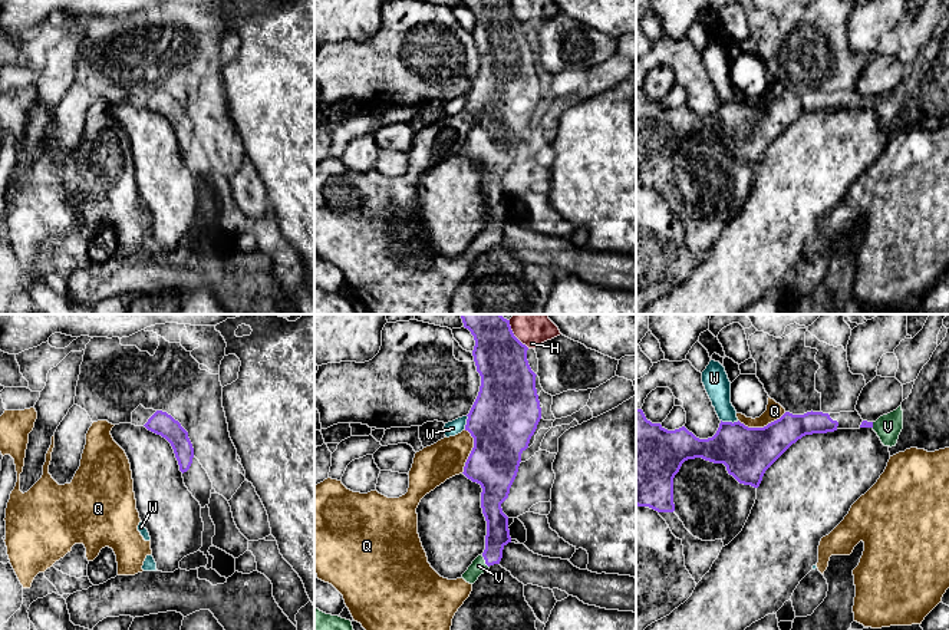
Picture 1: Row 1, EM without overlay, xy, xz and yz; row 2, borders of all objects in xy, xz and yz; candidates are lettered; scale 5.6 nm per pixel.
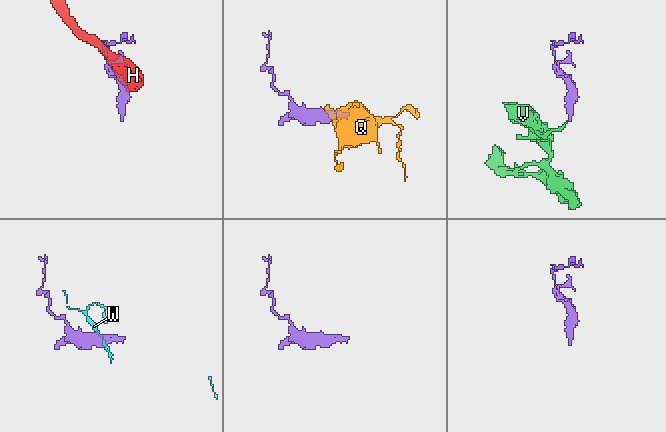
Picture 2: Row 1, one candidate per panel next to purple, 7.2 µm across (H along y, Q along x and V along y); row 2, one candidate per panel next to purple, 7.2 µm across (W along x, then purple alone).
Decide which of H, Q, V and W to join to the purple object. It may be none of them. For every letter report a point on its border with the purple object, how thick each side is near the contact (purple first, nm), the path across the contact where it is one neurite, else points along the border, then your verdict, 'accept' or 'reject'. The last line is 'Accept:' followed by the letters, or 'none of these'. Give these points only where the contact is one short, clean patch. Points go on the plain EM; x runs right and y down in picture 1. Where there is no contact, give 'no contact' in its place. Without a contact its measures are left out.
H: meets purple in xz at (514, 15); 300 nm thick on the purple side, 140 nm on the other; reject
Q: meets purple in yz at (761, 106); 280 nm thick on the purple side, 100 nm on the other; border along yz (786, 91), (763, 105), (745, 105), (738, 99); reject
V: meets purple in xz at (485, 240); 130 nm thick on the purple side, 90 nm on the other; runs through xz (497, 214), (494, 228), (485, 240), (478, 244); accept
W: meets purple in yz at (730, 101); 280 nm thick on the purple side, 140 nm on the other; reject
Accept: V

